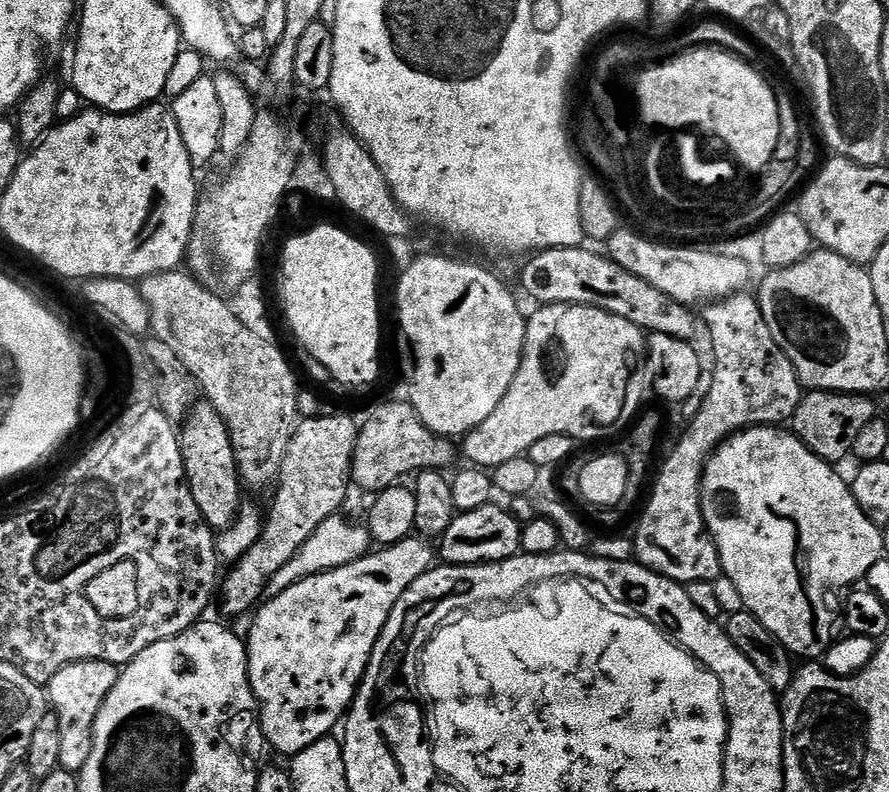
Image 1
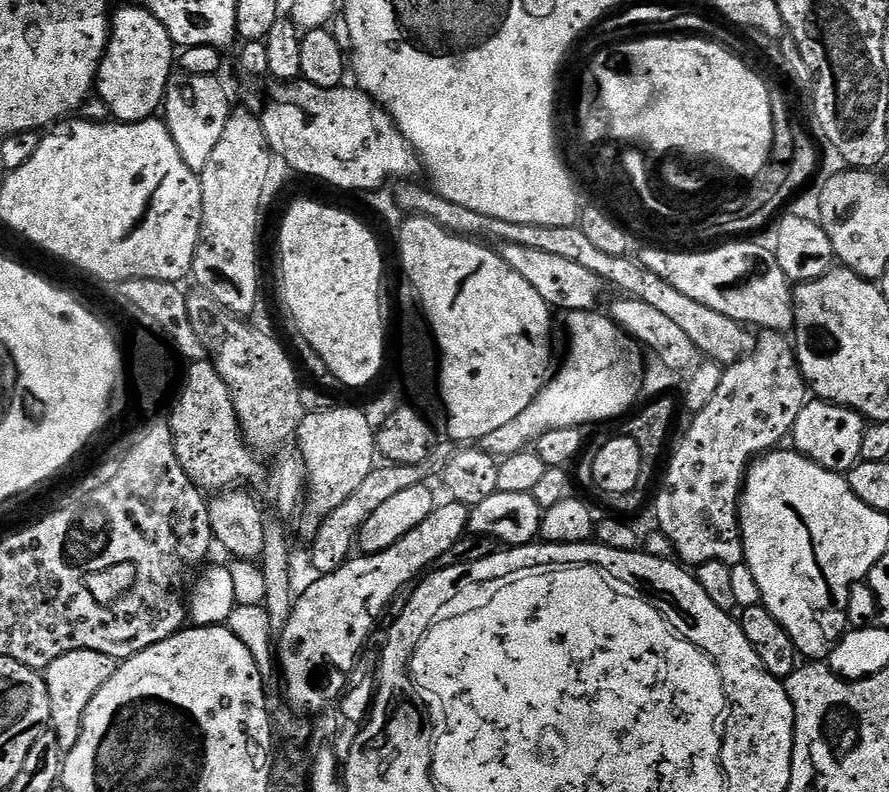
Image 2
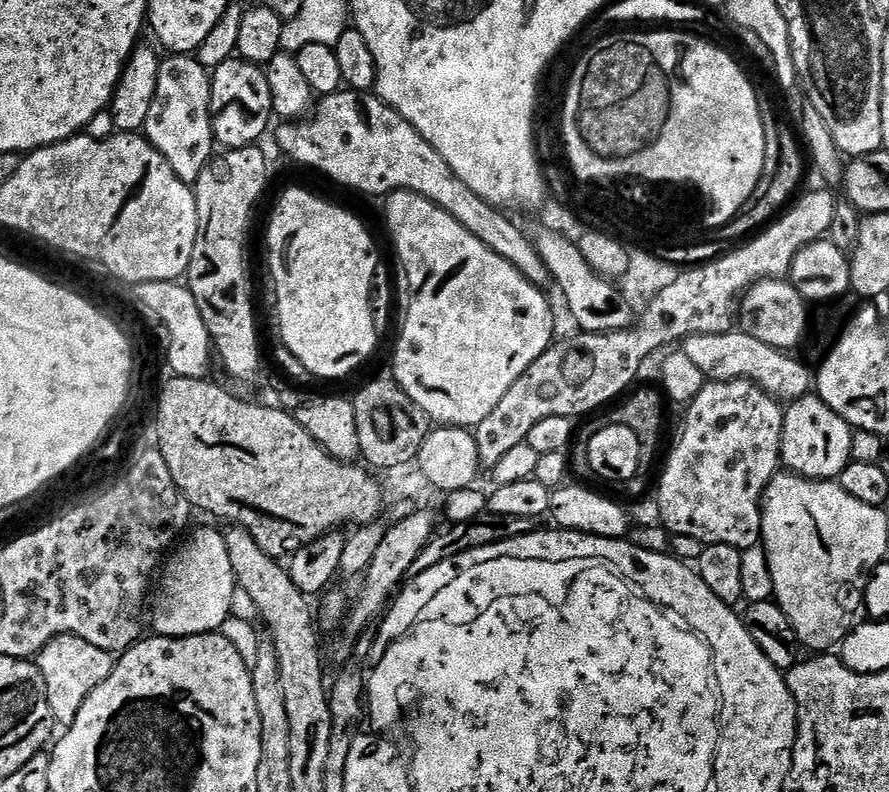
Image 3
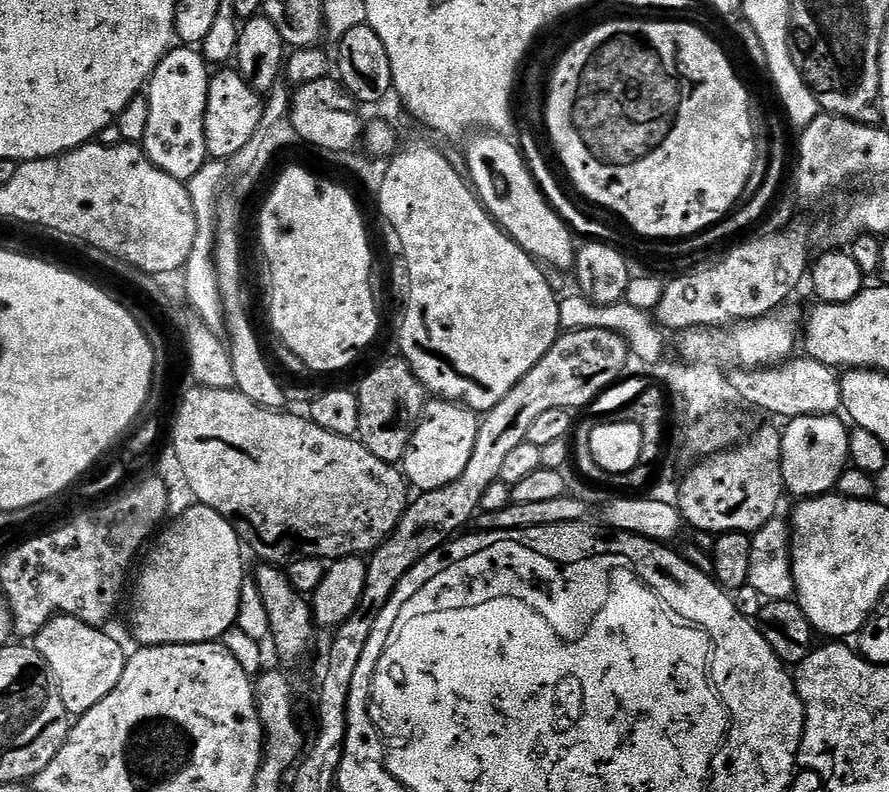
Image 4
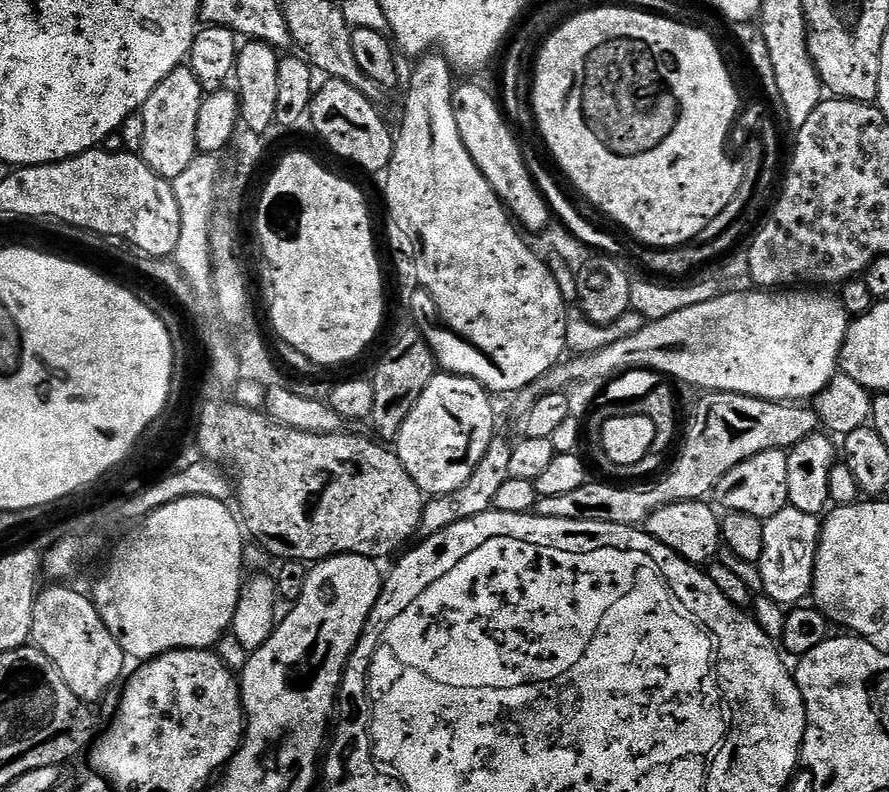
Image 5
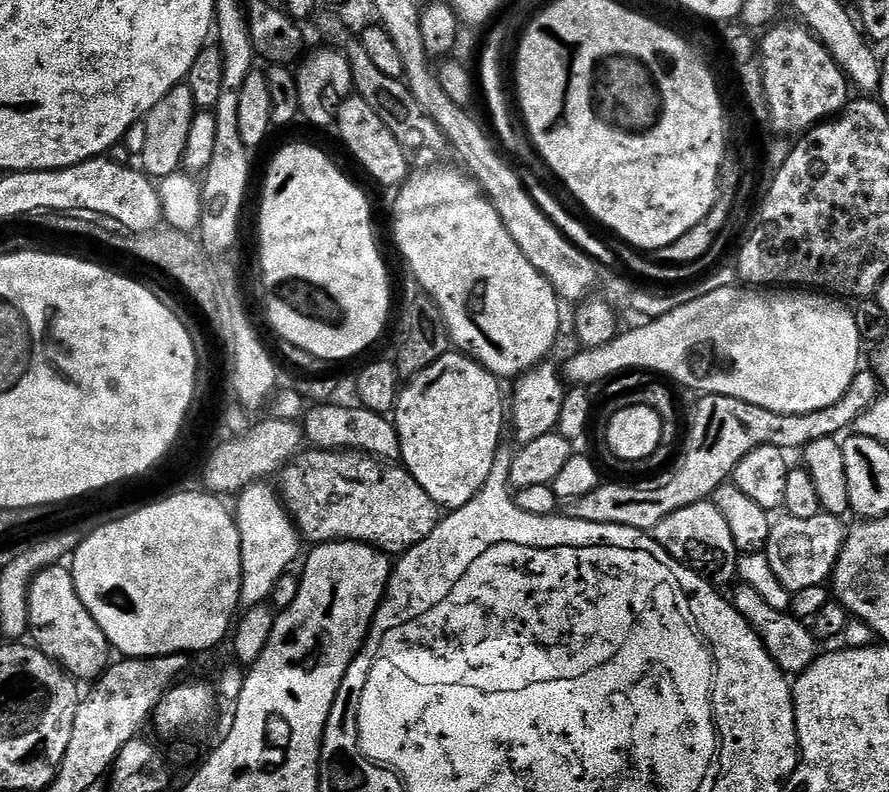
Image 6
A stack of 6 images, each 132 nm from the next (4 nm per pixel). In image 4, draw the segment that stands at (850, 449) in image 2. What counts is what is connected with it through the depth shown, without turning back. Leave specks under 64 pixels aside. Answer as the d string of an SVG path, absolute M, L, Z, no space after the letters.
M839 415L799 416L783 425L782 478L785 489L796 498L829 495L835 489L838 478L849 467L849 425Z

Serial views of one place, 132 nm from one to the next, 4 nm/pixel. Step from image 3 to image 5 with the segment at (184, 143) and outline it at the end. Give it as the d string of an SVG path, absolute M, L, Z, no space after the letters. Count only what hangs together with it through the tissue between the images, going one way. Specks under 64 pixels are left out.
M188 66L176 68L146 98L139 116L143 118L142 150L139 155L144 164L154 170L163 180L173 182L193 162L197 155L196 139L198 138L198 110L202 110L202 102L206 93L198 82L198 78Z

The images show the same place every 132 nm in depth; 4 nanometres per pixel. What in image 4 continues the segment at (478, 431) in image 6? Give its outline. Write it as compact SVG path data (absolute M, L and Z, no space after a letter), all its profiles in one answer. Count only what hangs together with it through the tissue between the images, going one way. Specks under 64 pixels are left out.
M429 399L402 459L402 471L409 485L417 493L422 493L433 492L454 482L454 478L470 466L470 454L474 454L474 442L478 442L480 422L477 413L455 400Z

